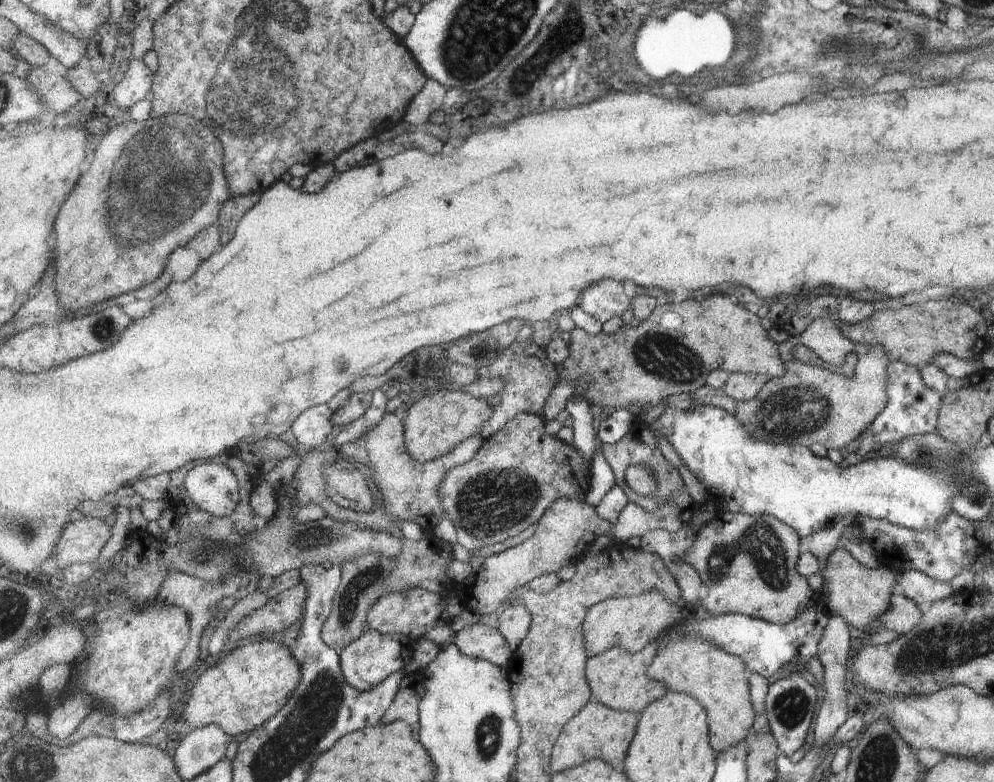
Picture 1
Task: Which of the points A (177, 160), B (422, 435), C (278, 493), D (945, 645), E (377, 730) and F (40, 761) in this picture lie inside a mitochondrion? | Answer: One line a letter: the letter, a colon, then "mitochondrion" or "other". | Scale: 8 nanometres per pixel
A: mitochondrion
B: other
C: other
D: mitochondrion
E: other
F: mitochondrion

